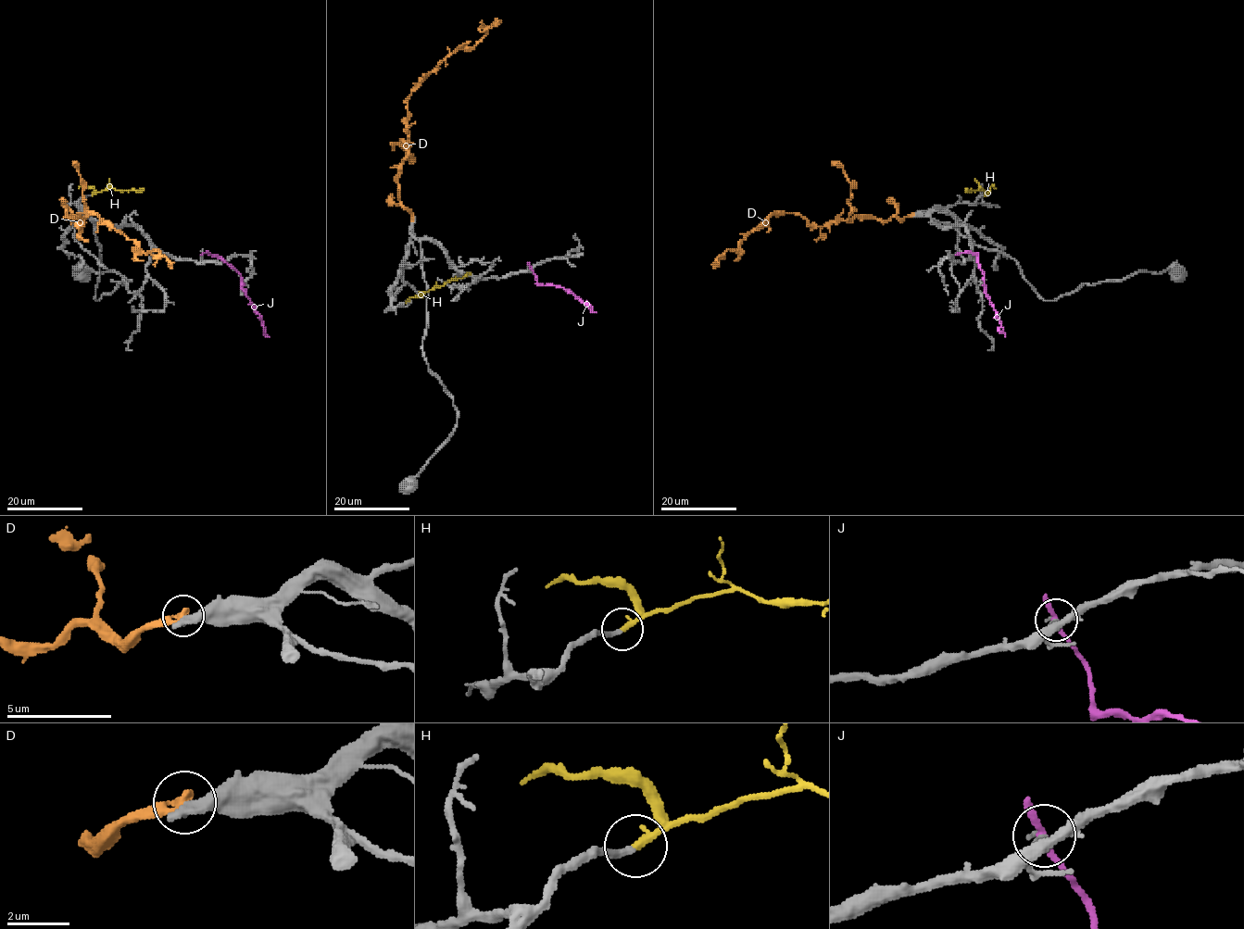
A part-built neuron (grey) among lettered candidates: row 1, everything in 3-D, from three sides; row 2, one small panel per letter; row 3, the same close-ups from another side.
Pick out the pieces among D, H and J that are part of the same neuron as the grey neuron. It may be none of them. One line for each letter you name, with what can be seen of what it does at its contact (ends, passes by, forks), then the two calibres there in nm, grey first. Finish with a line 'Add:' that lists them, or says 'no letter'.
H: it ends there; 240 nm thick on the grey side, 260 nm on the other
Add: H

